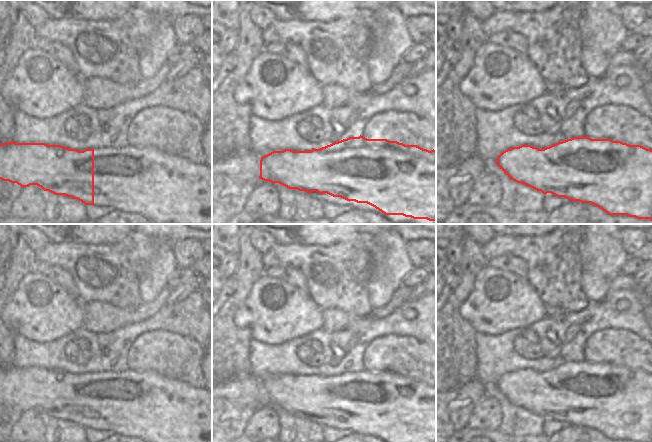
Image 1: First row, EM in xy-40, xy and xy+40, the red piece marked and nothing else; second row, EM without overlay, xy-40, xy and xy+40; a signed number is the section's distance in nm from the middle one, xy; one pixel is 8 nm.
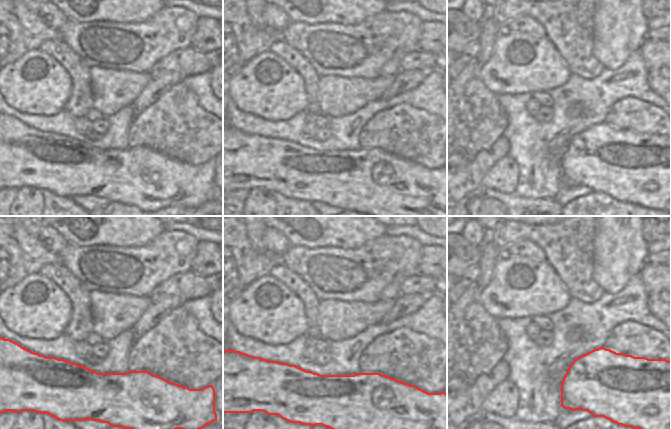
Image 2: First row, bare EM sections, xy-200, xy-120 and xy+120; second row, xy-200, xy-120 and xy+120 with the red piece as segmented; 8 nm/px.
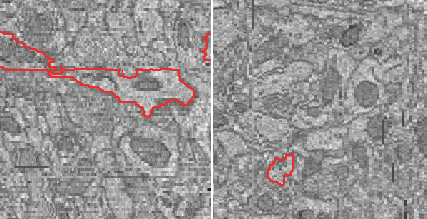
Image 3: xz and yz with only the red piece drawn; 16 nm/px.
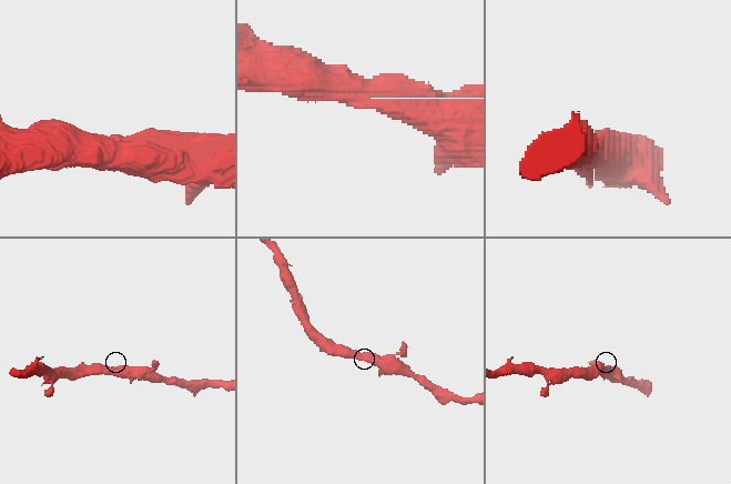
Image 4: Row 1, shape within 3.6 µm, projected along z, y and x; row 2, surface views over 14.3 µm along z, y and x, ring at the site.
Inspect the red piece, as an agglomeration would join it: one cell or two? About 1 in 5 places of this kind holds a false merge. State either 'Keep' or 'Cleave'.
Keep.

